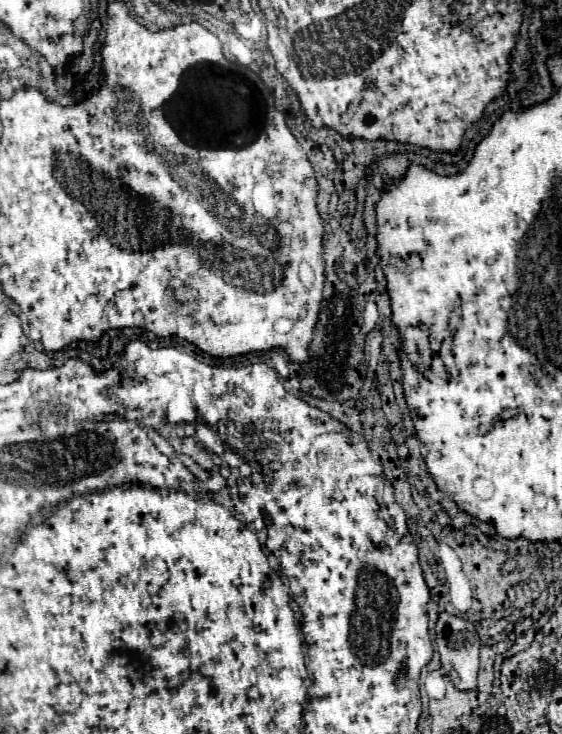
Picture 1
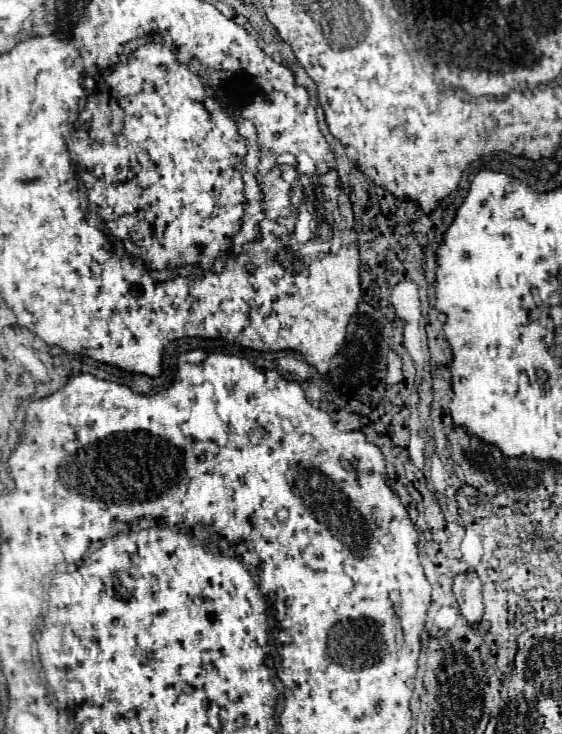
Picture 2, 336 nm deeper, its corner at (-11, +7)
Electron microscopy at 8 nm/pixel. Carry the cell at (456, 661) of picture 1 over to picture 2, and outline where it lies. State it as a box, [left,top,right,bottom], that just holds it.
[453,571,483,623]

